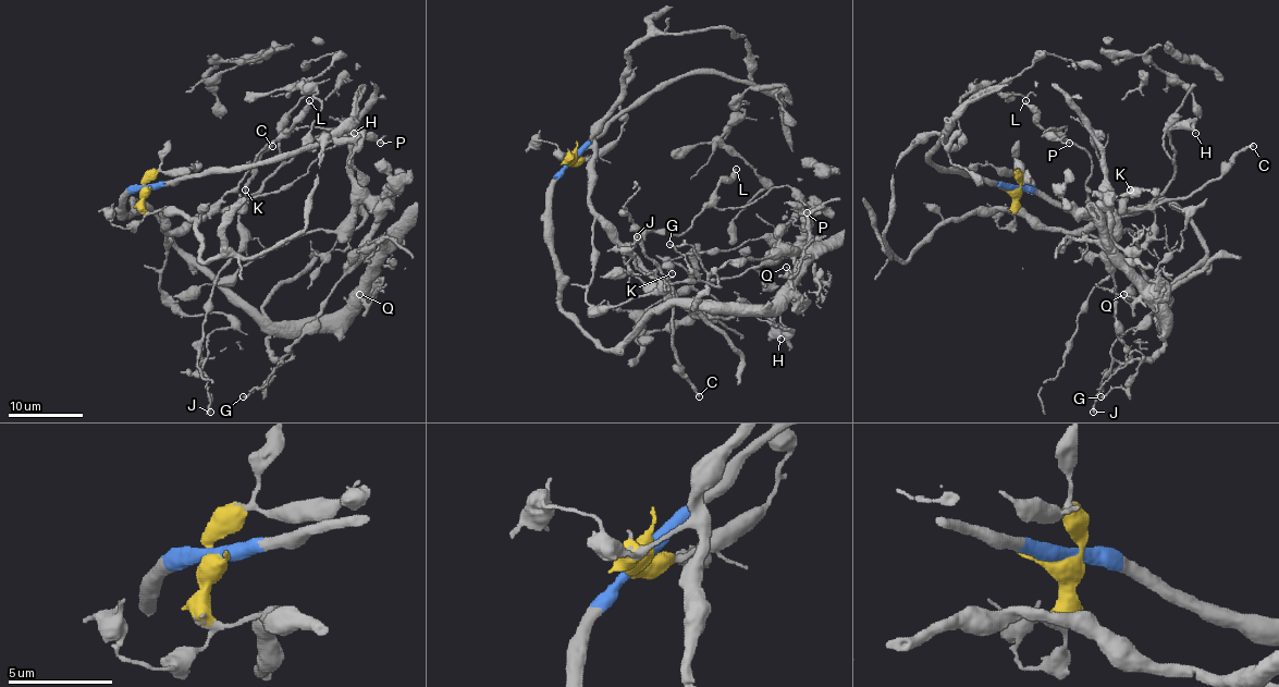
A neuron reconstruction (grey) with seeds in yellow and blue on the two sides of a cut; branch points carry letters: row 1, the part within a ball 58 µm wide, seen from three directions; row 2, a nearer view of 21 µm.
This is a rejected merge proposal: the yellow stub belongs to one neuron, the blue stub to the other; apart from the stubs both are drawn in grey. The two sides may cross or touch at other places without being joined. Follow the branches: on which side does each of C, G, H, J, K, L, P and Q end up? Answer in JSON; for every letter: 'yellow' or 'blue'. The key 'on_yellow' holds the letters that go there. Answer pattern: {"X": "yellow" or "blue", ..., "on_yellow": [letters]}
{"C": "yellow", "G": "blue", "H": "yellow", "J": "yellow", "K": "yellow", "L": "yellow", "P": "yellow", "Q": "blue", "on_yellow": ["C", "H", "J", "K", "L", "P"]}

